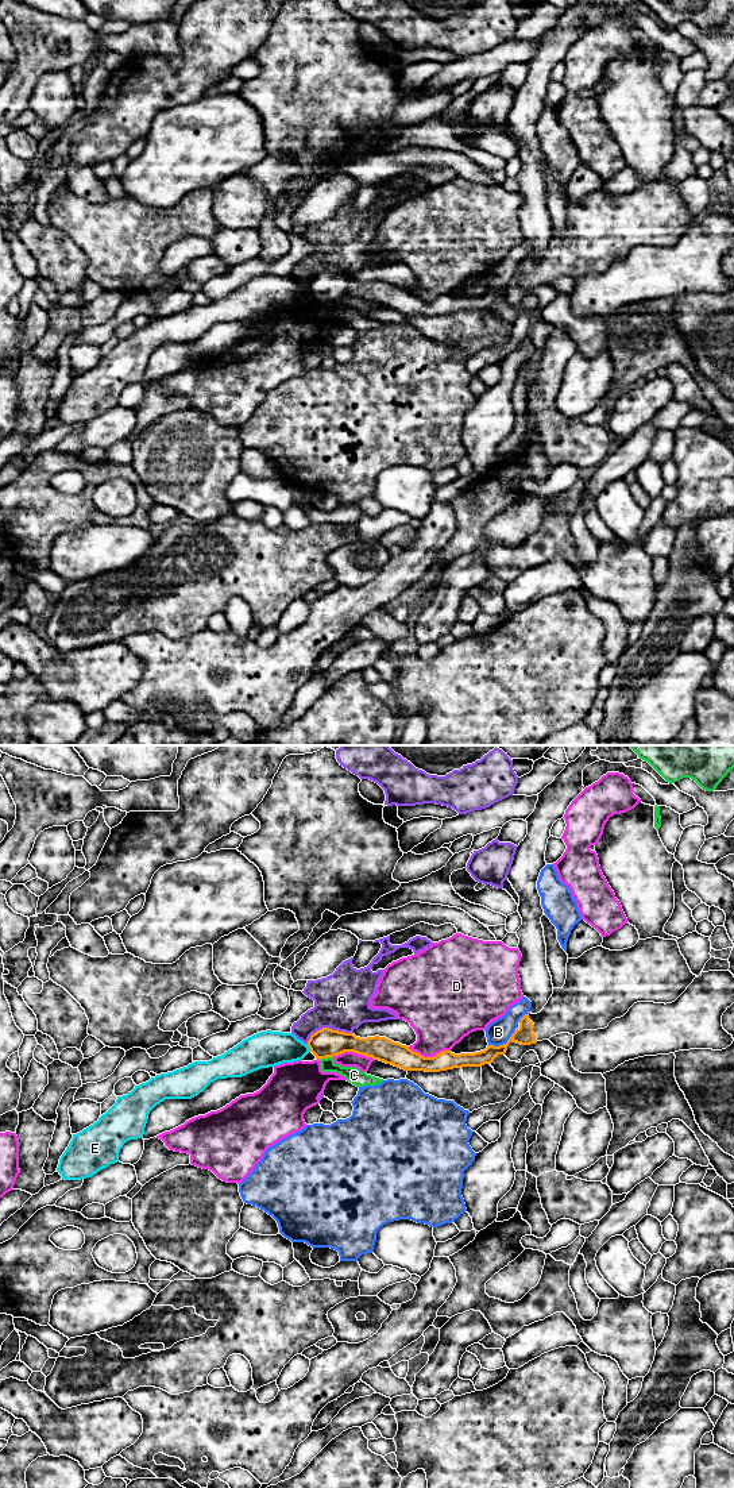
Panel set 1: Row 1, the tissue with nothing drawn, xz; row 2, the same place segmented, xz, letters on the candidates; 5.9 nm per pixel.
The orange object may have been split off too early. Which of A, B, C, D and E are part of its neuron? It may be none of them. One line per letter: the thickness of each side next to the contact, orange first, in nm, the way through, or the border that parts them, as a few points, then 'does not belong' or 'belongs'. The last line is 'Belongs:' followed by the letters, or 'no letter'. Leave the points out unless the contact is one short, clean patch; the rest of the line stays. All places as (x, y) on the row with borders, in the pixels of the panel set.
A: 180/340 nm | does not belong
B: 110/150 nm | does not belong
C: 180/100 nm | does not belong
D: 140/360 nm | does not belong
E: 180/220 nm | along xz (305, 1044), (311, 1051) | does not belong
Belongs: no letter

